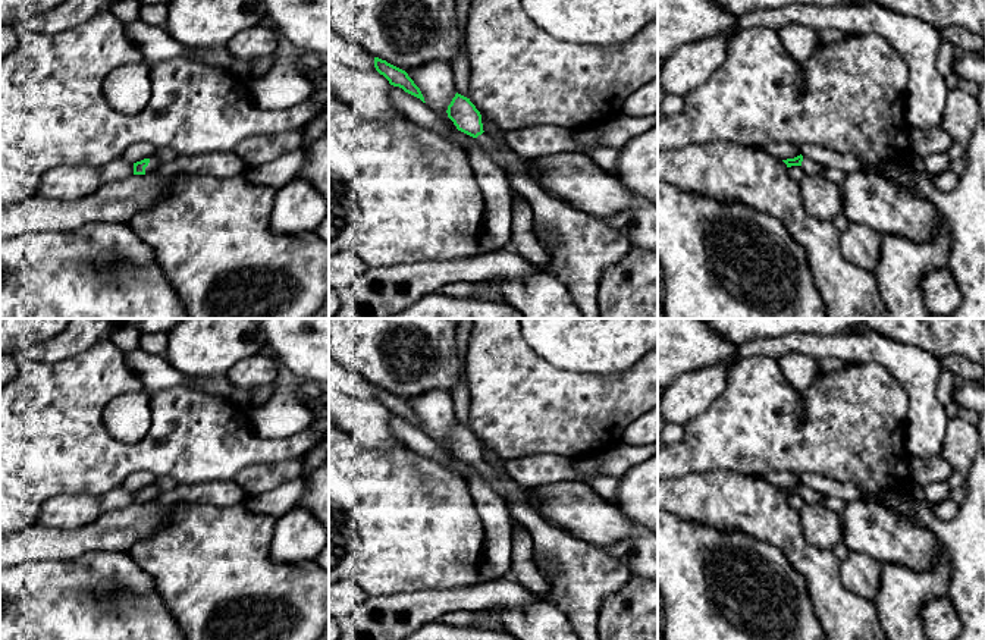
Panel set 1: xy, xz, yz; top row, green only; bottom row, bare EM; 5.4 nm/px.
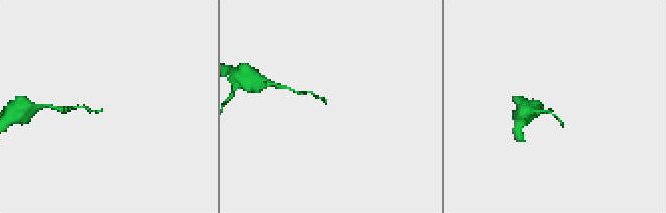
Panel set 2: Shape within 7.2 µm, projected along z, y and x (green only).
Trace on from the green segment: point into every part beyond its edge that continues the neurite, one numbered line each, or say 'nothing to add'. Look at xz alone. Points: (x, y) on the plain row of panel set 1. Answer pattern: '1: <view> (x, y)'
1: xz (584, 576)

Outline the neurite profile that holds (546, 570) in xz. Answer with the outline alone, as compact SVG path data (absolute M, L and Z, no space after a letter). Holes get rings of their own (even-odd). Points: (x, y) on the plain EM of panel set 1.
M537 564L537 568L540 570L542 575L548 581L548 593L546 594L539 594L540 602L553 603L558 609L562 611L562 608L550 599L550 593L552 593L552 587L553 587L550 575L555 571L555 565L553 564Z

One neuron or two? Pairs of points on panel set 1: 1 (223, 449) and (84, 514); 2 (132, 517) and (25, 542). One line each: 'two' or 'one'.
1: two
2: one

